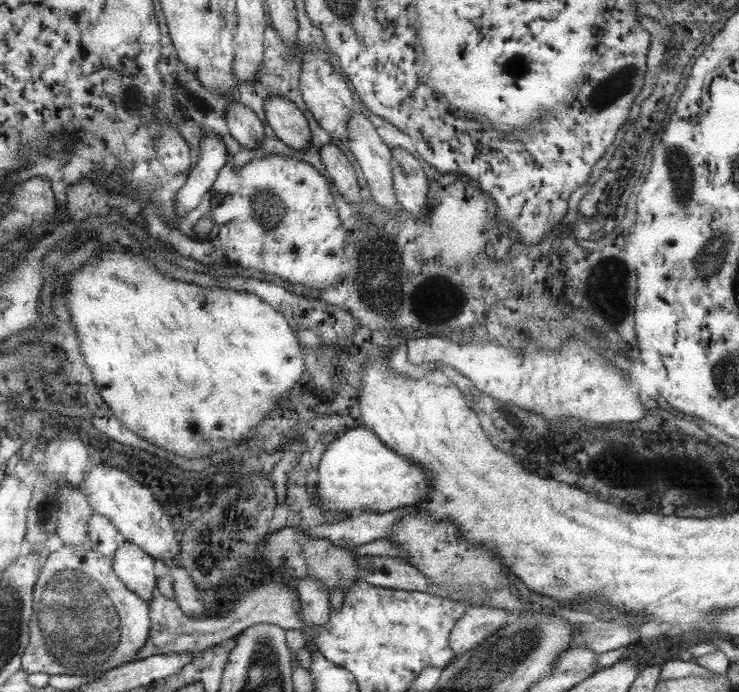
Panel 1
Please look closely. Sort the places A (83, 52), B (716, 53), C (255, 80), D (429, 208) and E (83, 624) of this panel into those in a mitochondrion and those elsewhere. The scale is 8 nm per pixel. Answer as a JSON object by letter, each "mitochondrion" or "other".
{"A":"other","B":"other","C":"other","D":"other","E":"mitochondrion"}

